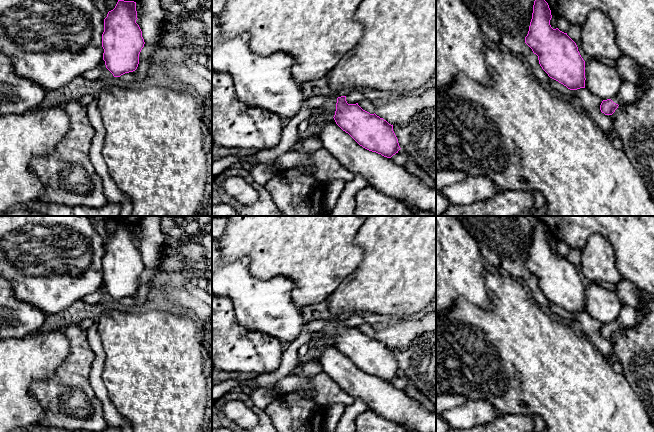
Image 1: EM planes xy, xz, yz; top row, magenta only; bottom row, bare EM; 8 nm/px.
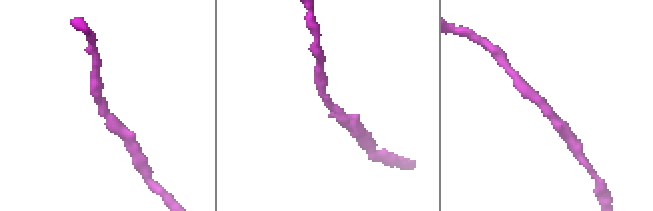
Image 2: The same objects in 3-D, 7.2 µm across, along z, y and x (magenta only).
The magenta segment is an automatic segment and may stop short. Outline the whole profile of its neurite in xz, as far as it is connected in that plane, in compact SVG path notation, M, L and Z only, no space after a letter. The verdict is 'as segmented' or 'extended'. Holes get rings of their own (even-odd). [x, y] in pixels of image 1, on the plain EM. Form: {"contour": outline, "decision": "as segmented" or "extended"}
{"contour": "M346 320L337 322L333 342L343 355L369 375L391 382L401 373L393 349L363 334L358 327L348 328Z", "decision": "as segmented"}

